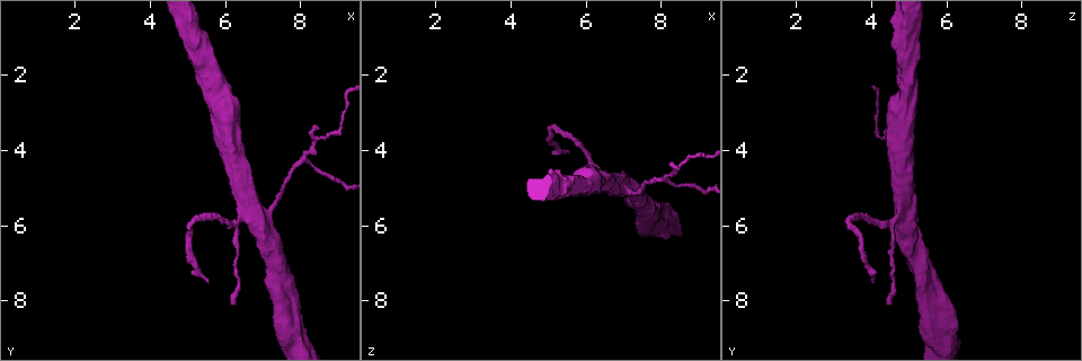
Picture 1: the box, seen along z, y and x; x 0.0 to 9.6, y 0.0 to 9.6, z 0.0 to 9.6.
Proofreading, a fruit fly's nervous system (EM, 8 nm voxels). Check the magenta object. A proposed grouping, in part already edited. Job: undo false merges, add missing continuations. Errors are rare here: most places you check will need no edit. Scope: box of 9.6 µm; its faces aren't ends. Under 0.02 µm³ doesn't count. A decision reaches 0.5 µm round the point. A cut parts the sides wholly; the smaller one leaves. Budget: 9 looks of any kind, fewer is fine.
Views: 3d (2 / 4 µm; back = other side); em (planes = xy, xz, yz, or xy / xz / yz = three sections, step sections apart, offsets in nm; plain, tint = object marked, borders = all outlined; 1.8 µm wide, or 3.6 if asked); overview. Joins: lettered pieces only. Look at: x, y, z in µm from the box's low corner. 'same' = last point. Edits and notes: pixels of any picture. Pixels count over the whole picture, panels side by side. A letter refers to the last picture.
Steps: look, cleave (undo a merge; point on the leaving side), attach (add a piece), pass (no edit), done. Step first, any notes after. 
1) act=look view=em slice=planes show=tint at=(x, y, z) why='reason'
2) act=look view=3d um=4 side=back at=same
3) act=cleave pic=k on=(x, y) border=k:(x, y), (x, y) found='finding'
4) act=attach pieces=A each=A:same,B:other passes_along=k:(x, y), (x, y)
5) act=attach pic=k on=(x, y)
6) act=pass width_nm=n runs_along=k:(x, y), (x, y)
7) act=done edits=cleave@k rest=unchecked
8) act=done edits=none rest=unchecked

act=look view=em um=3.6 slice=planes show=tint at=(6.75, 5.55, 4.90) why='four arms meet'

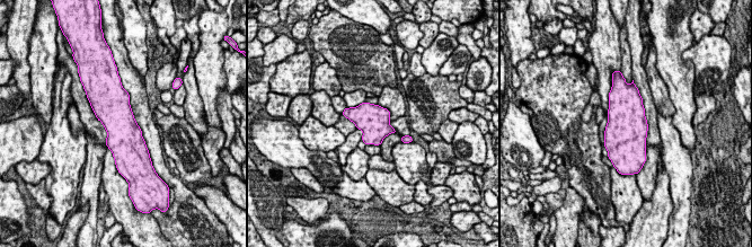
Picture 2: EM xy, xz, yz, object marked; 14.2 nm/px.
act=look view=em um=3.6 slice=planes show=borders at=same

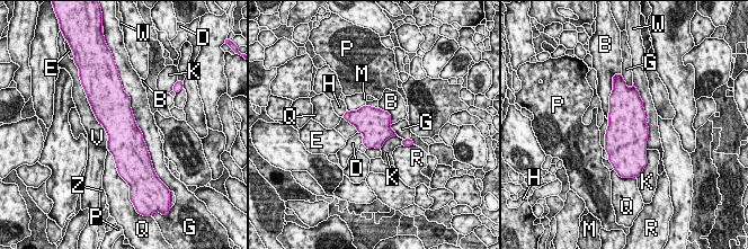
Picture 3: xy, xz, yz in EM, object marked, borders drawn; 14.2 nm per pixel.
act=pass width_nm=480 each=B:other,D:other,E:other,G:other,H:other,K:other,M:other,P:other,Q:other,R:other,V:other,W:other,Z:other border=3:(358, 132), (363, 135), (363, 143) found='continuous, no second neuron'

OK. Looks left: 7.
act=look view=em slice=yz step=4 show=tint at=(8.10, 4.25, 4.80)

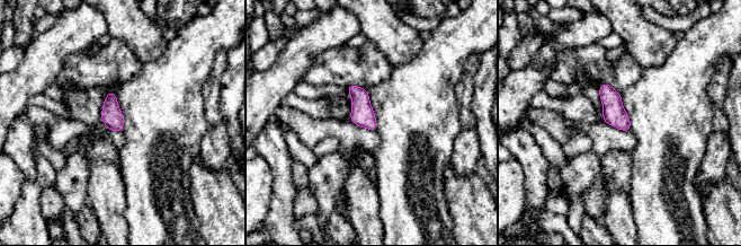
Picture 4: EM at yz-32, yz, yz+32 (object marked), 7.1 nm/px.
act=look view=em slice=planes show=borders at=same why='another direction'

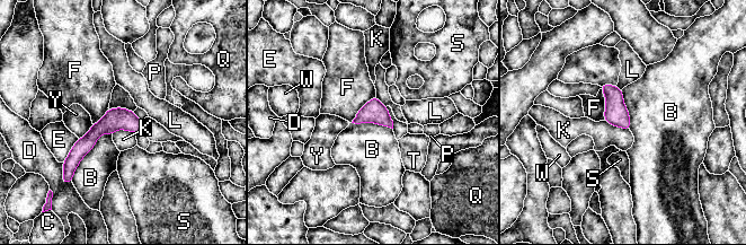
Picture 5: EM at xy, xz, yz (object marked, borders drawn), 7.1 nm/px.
act=pass longest_contact=B:440nm each=B:other,C:other,D:other,E:other,F:other,K:other,L:other,P:other,Q:other,S:other,T:other,W:other,Y:other border=5:(112, 133), (99, 136), (71, 180) found='one neuron here'

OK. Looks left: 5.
act=look view=3d um=2 at=(5.10, 6.00, 3.35)

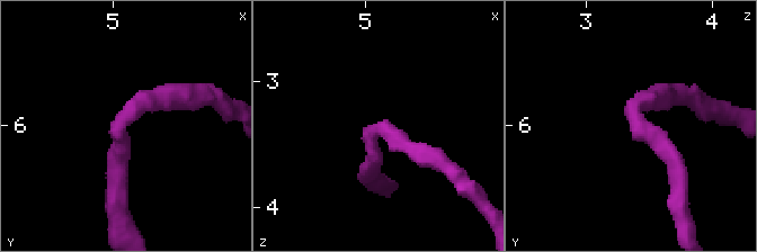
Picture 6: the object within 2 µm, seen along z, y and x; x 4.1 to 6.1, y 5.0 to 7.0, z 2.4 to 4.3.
act=look view=em slice=planes show=tint at=(5.10, 5.92, 3.38) why='now the EM'

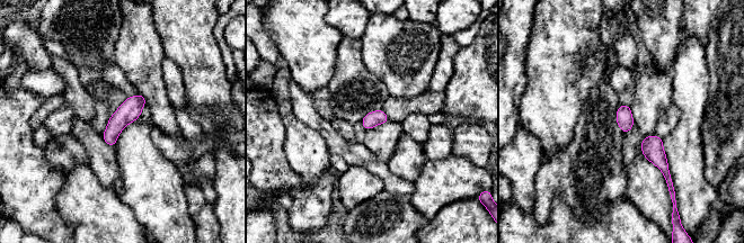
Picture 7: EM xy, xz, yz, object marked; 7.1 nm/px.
act=look view=em slice=planes show=borders at=same

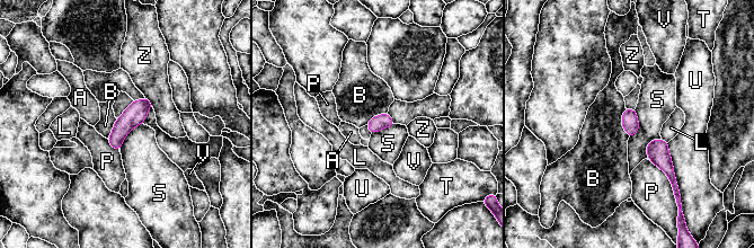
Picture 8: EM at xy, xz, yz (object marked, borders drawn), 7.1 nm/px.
act=pass each=A:other,B:other,L:other,P:other,S:other,T:other,U:other,V:other,Z:other border=8:(635, 108), (638, 131), (629, 138) found='one neuron here'

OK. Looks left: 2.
act=look view=em slice=planes show=plain at=(5.55, 7.50, 4.00) why='end of a long branch'

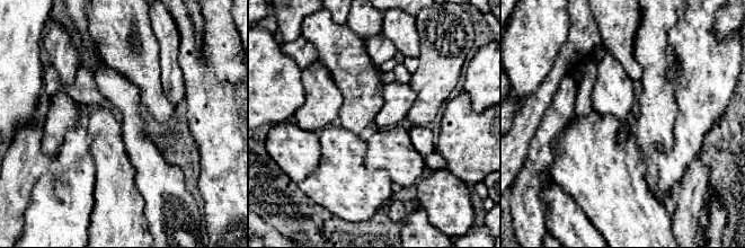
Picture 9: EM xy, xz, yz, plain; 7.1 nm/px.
act=look view=em slice=planes show=borders at=same

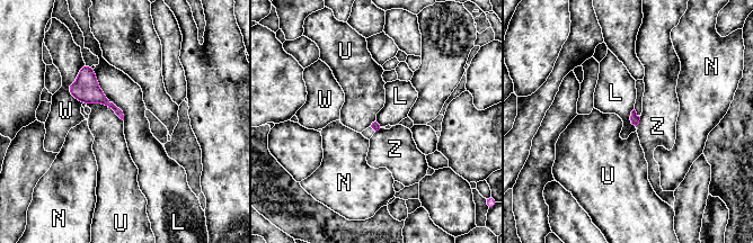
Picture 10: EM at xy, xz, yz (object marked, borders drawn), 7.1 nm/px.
act=pass longest_contact=L:440nm each=L:other,N:other,U:other,W:other,Z:other found='no lettered piece goes on from it'

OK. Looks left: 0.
act=done edits=none rest=unchecked

